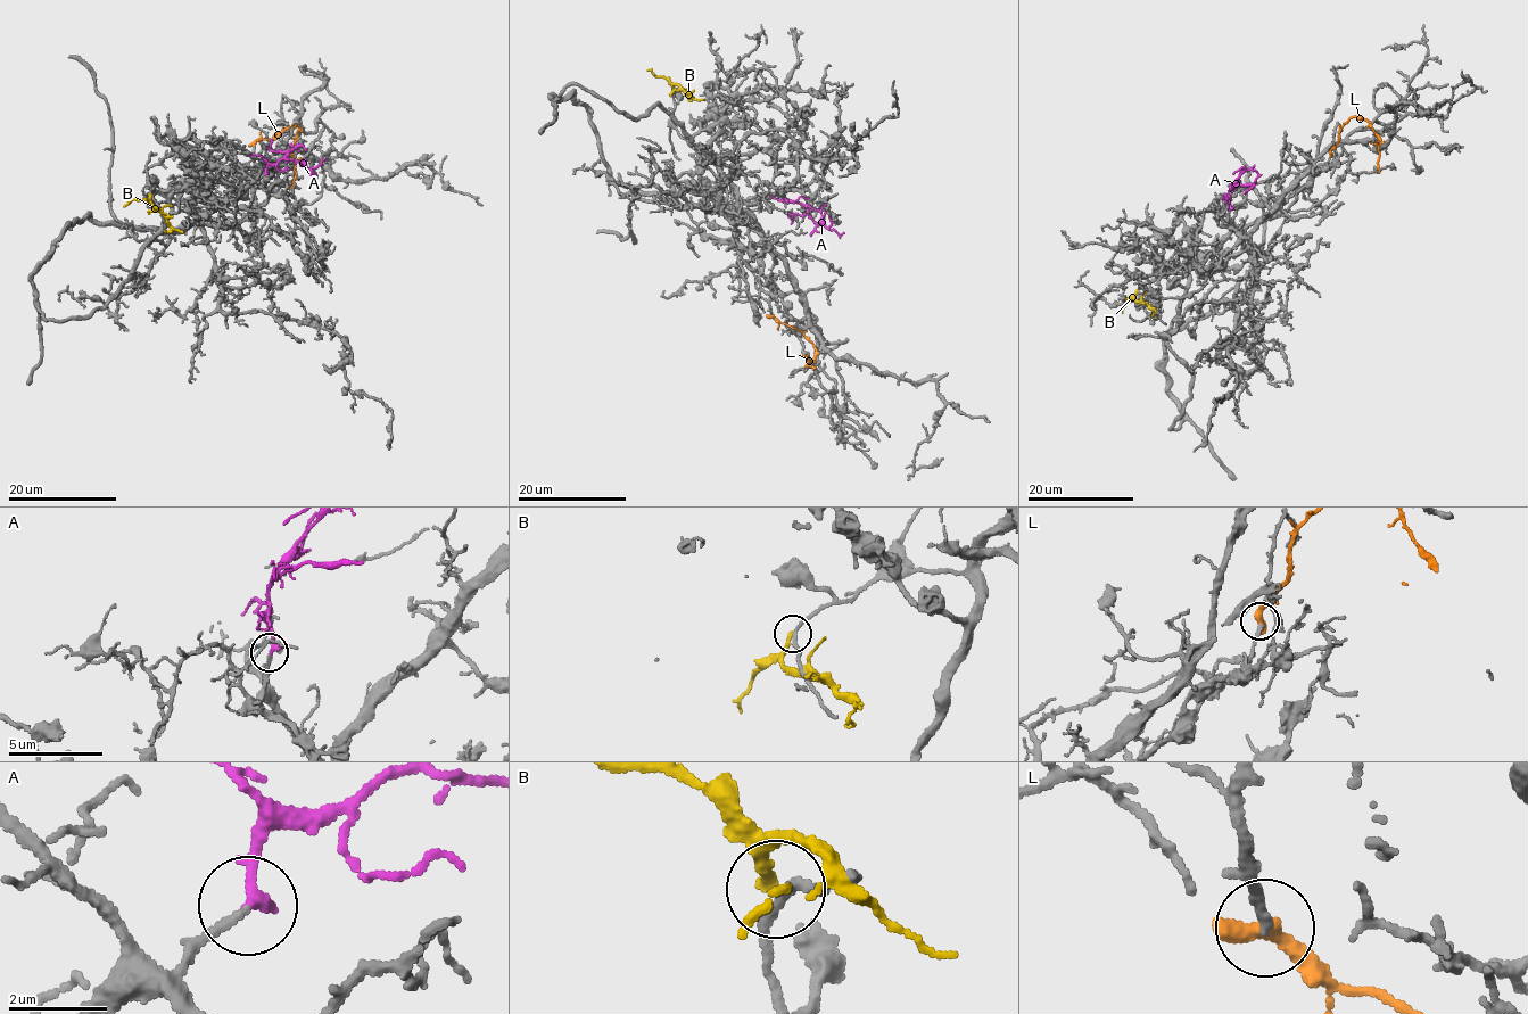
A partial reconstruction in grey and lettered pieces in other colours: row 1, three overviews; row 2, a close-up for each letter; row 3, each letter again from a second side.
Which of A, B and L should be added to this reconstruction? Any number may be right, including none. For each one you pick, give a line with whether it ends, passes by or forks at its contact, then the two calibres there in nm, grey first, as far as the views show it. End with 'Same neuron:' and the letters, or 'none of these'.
A: it ends there; 170 nm thick on the grey side, 280 nm on the other
Same neuron: A

